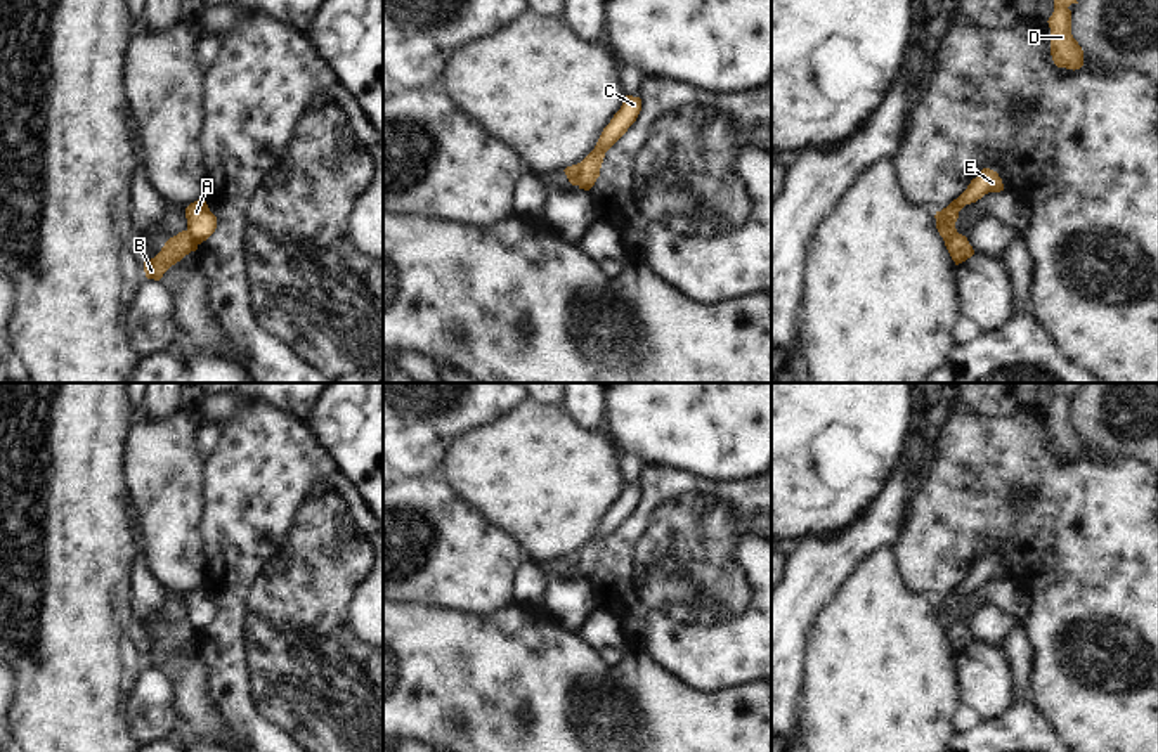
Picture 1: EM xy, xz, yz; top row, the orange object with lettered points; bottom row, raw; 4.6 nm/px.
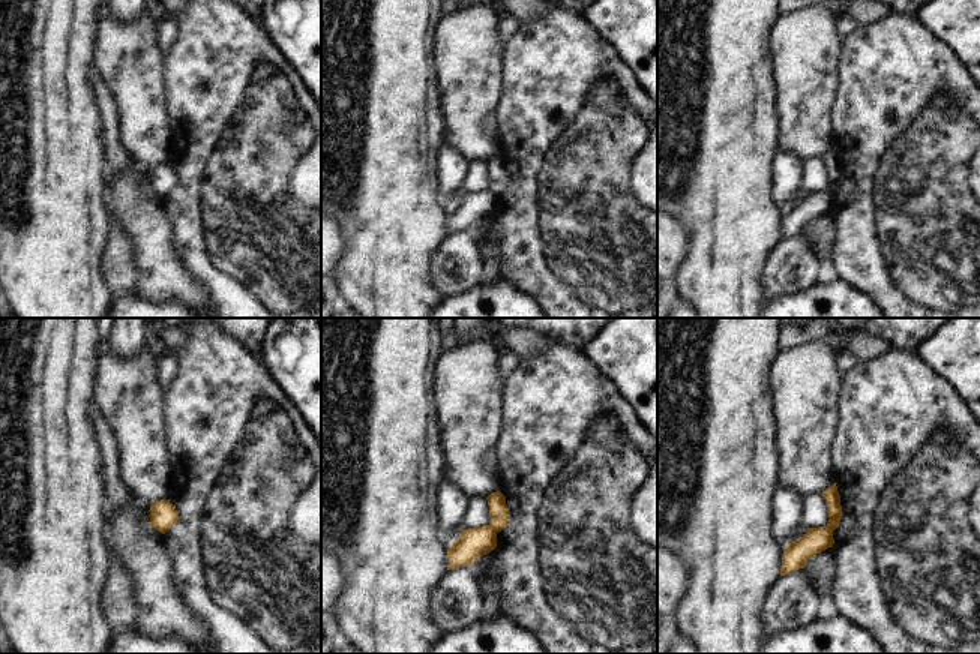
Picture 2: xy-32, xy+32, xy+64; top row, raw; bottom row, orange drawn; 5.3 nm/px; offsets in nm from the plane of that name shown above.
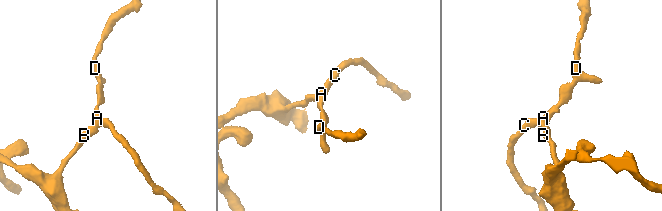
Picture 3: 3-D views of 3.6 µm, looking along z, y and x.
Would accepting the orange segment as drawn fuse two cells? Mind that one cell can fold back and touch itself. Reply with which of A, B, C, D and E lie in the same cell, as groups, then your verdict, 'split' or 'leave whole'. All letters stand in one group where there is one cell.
groups A C D E / B; split

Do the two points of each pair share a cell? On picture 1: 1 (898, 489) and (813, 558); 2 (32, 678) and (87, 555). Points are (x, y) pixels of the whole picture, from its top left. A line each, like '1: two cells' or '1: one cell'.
1: one cell
2: one cell

